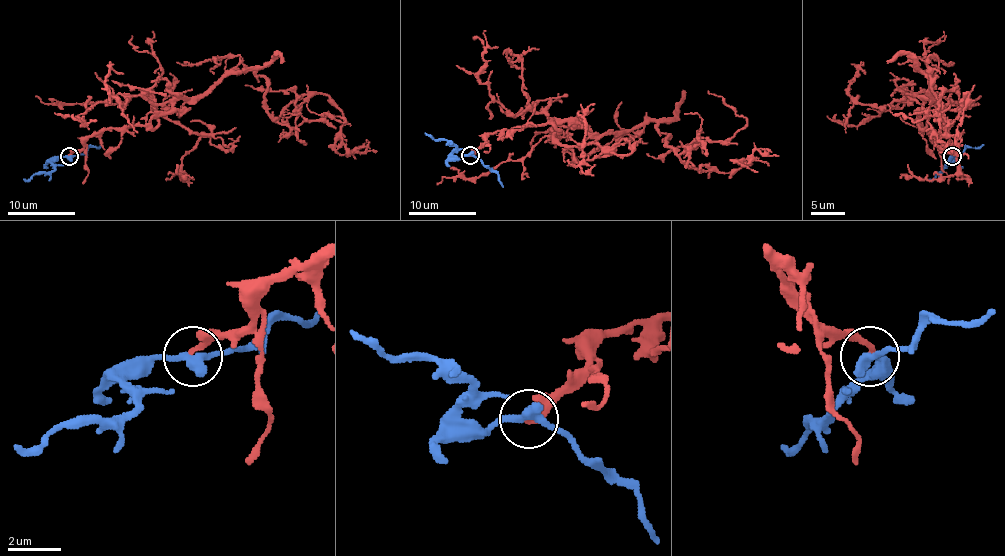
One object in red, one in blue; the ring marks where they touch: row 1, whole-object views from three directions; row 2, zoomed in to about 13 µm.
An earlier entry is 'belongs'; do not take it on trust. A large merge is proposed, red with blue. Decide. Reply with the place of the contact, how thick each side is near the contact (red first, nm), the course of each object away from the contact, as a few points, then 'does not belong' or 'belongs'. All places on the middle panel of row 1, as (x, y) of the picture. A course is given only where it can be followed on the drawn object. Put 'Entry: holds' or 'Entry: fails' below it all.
at (470, 155); 200 nm thick on the red side, 360 nm on the other; red runs (470, 155), (505, 129), (565, 121), (607, 135), (651, 121), (690, 166), (728, 173), (759, 150), (779, 156); blue runs (470, 155), (456, 156), (453, 145), (424, 133); belongs
Entry: holds

